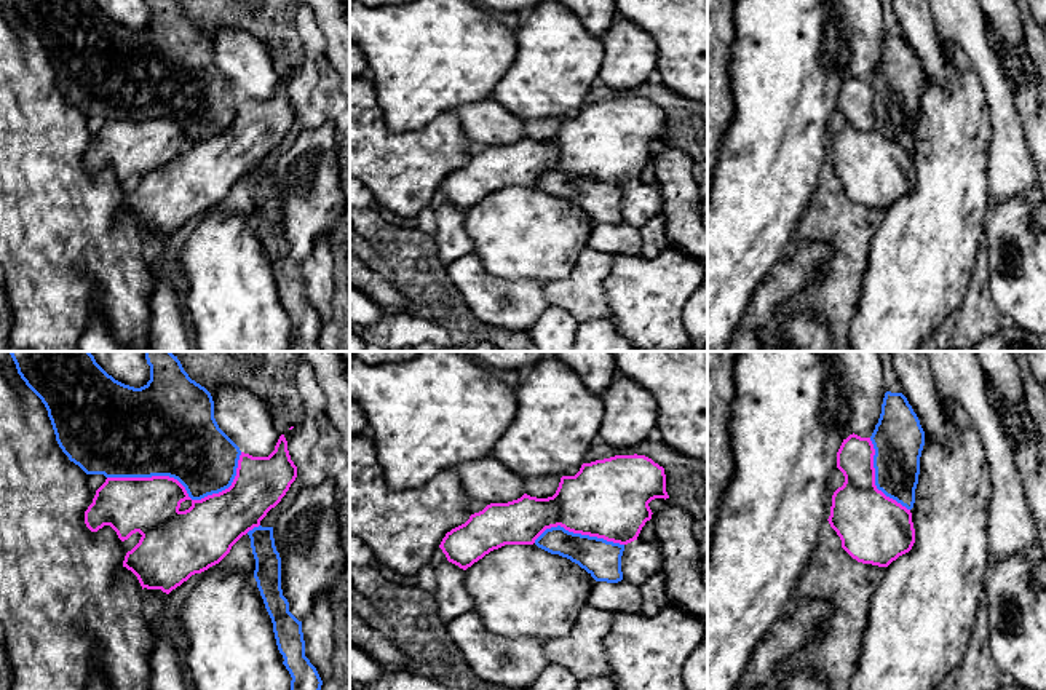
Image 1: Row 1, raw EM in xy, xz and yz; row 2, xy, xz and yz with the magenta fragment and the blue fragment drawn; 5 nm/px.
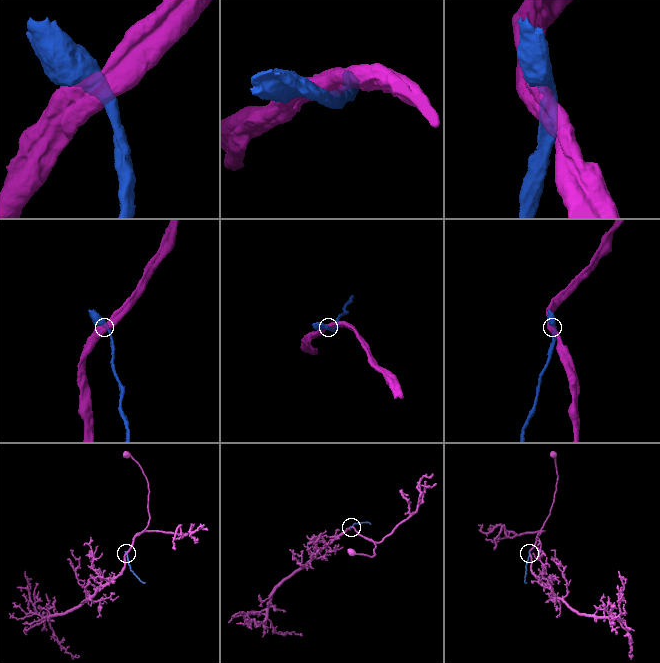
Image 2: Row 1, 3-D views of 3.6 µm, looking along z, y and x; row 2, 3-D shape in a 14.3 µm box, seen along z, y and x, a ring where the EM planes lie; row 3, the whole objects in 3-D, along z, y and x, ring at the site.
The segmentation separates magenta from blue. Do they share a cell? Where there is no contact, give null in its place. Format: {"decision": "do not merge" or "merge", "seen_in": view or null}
{"decision": "do not merge", "seen_in": "xy"}

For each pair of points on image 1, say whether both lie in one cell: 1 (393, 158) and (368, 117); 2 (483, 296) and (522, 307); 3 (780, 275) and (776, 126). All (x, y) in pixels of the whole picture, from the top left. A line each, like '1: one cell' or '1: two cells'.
1: one cell
2: one cell
3: two cells

